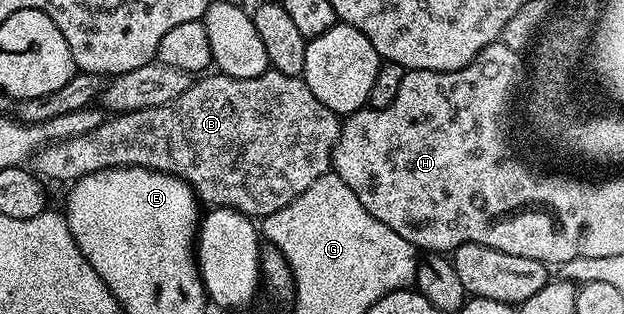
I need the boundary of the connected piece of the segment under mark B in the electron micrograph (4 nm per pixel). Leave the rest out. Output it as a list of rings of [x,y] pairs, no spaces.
[[[270,67],[253,79],[227,77],[221,72],[216,72],[214,74],[215,77],[207,76],[211,75],[203,75],[198,79],[192,80],[189,91],[185,91],[185,95],[177,95],[177,99],[173,99],[173,103],[161,103],[161,107],[145,107],[141,111],[117,113],[108,116],[97,127],[93,127],[93,131],[85,131],[85,135],[73,135],[71,139],[52,141],[44,145],[33,158],[34,172],[48,182],[51,180],[74,183],[85,175],[93,175],[97,171],[116,169],[117,167],[152,169],[153,171],[168,173],[174,177],[180,177],[194,191],[196,198],[204,206],[236,209],[238,213],[244,213],[245,216],[252,219],[262,219],[273,215],[273,211],[281,211],[281,207],[293,203],[293,199],[297,199],[297,195],[301,195],[301,191],[305,191],[311,184],[317,183],[317,179],[321,179],[321,175],[332,172],[331,156],[333,155],[333,147],[339,138],[341,117],[340,114],[329,111],[329,107],[325,107],[325,103],[321,103],[321,99],[317,99],[317,95],[313,95],[313,91],[309,91],[309,87],[302,77],[285,75],[281,71]]]

